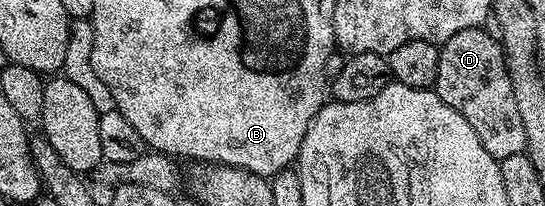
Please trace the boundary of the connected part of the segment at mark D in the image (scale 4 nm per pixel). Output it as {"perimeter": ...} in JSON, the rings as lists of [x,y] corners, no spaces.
{"perimeter":[[[483,27],[461,29],[461,33],[453,33],[453,37],[439,47],[437,81],[433,88],[445,105],[457,109],[457,113],[473,125],[473,133],[477,133],[481,145],[485,145],[488,153],[498,160],[522,155],[527,150],[525,129],[519,127],[511,108],[504,69],[503,46],[494,34],[491,36]]]}

